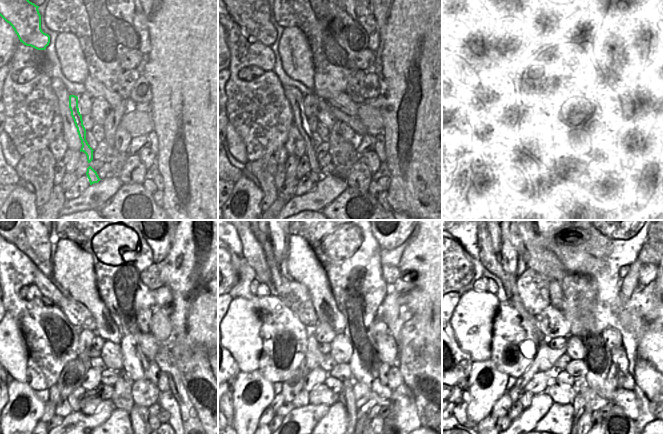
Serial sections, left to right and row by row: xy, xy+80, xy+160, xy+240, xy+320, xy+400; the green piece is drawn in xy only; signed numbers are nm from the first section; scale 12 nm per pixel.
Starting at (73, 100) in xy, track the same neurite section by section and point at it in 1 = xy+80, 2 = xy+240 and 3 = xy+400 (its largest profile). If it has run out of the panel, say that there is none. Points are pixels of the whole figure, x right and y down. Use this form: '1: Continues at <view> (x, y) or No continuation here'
1: Continues at xy+80 (295, 97)
2: Continues at xy+240 (80, 307)
3: Continues at xy+400 (533, 289).

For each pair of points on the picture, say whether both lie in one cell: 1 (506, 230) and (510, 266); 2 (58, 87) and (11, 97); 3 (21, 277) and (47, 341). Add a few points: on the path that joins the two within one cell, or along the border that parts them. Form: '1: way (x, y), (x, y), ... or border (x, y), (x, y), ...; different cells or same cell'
1: way (505, 239), (505, 257); same cell
2: border (51, 76), (51, 89), (56, 96), (58, 111); different cells
3: way (14, 293), (14, 302), (37, 325); same cell

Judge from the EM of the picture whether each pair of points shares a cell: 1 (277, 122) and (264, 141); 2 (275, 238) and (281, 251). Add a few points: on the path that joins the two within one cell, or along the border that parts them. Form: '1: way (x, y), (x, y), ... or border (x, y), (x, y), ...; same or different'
1: way (272, 127), (264, 136); same
2: way (278, 241), (280, 248); same

